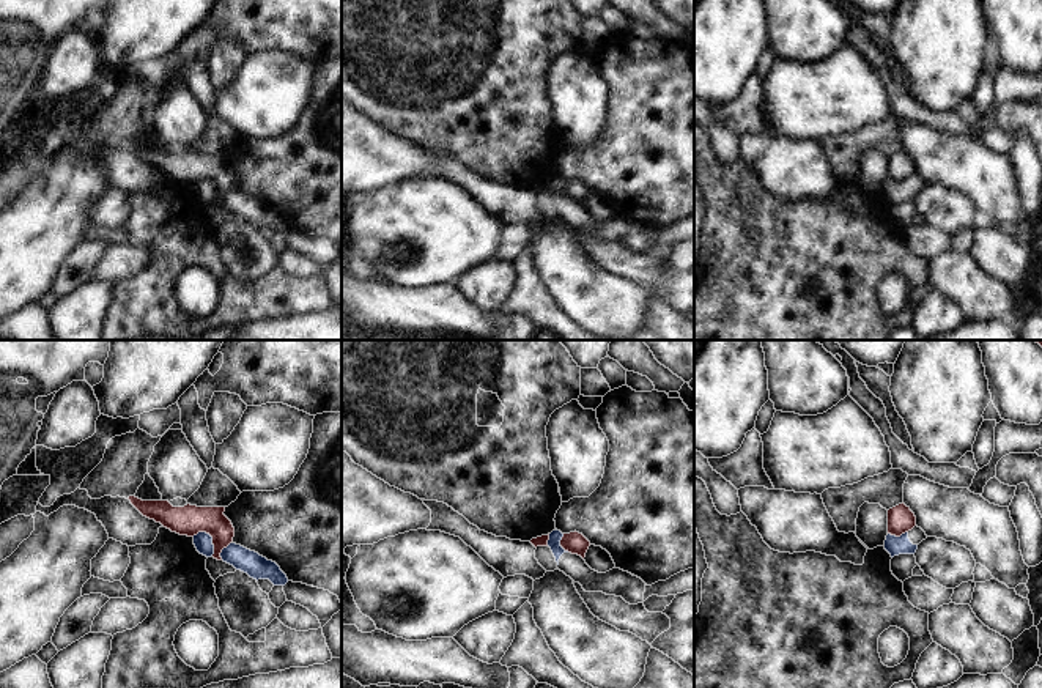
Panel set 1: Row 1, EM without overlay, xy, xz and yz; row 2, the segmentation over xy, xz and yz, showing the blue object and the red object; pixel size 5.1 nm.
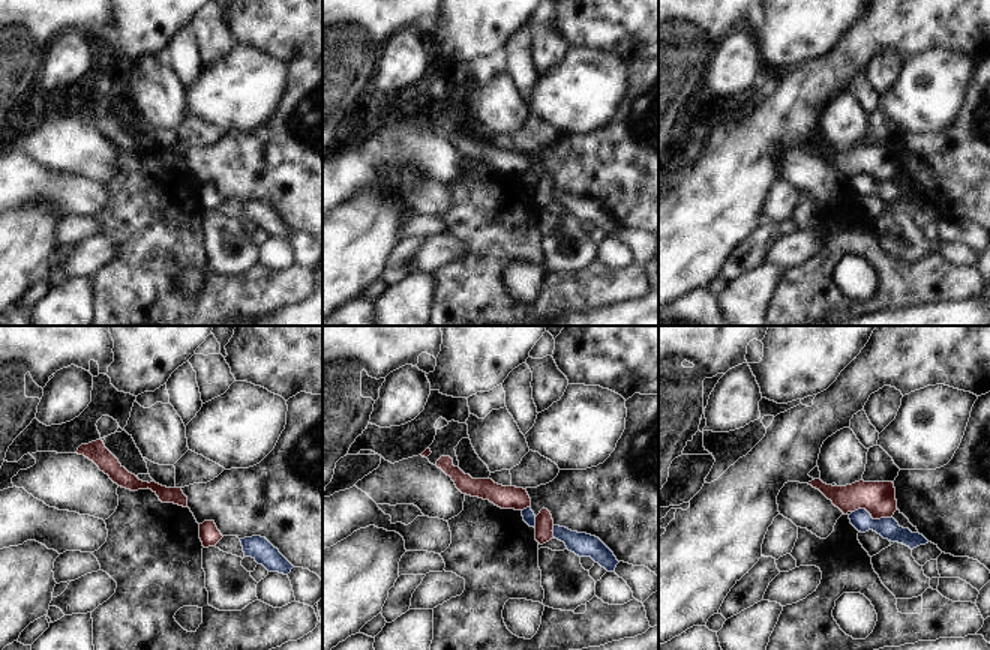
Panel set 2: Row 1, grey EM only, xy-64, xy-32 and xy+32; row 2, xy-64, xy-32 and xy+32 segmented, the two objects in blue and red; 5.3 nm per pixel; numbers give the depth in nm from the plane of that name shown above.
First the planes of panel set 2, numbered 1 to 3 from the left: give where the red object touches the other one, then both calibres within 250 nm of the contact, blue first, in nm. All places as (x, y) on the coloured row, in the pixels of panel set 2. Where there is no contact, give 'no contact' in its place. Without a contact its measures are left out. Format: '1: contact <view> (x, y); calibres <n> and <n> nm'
1: no contact
2: contact xy-32 (552, 530); calibres 130 and 100 nm
3: contact xy+32 (870, 517); calibres 110 and 180 nm

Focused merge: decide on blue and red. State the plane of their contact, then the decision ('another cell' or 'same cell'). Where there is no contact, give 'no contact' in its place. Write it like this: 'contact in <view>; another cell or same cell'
contact in xy; another cell

